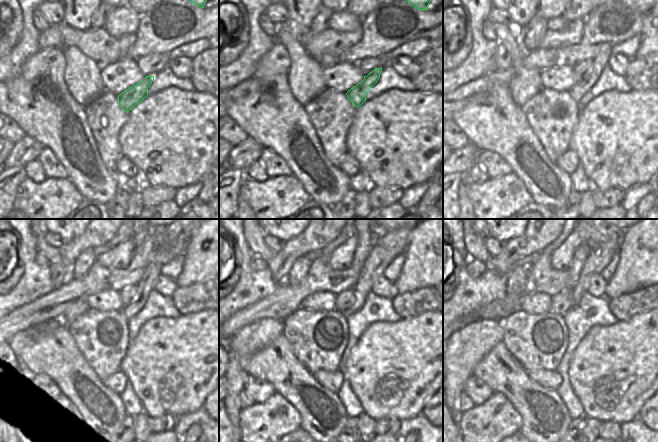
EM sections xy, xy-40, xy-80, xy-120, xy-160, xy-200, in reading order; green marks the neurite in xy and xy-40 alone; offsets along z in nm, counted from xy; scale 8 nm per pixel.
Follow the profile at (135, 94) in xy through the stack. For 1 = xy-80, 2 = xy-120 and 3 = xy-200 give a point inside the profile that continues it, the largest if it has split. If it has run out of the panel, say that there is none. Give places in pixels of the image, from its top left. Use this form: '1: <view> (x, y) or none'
1: xy-80 (600, 61)
2: xy-120 (145, 286)
3: xy-200 (598, 258)

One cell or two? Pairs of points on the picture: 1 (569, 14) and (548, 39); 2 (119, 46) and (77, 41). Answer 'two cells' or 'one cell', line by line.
1: two cells
2: one cell

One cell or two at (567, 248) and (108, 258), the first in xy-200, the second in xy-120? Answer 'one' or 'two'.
one

